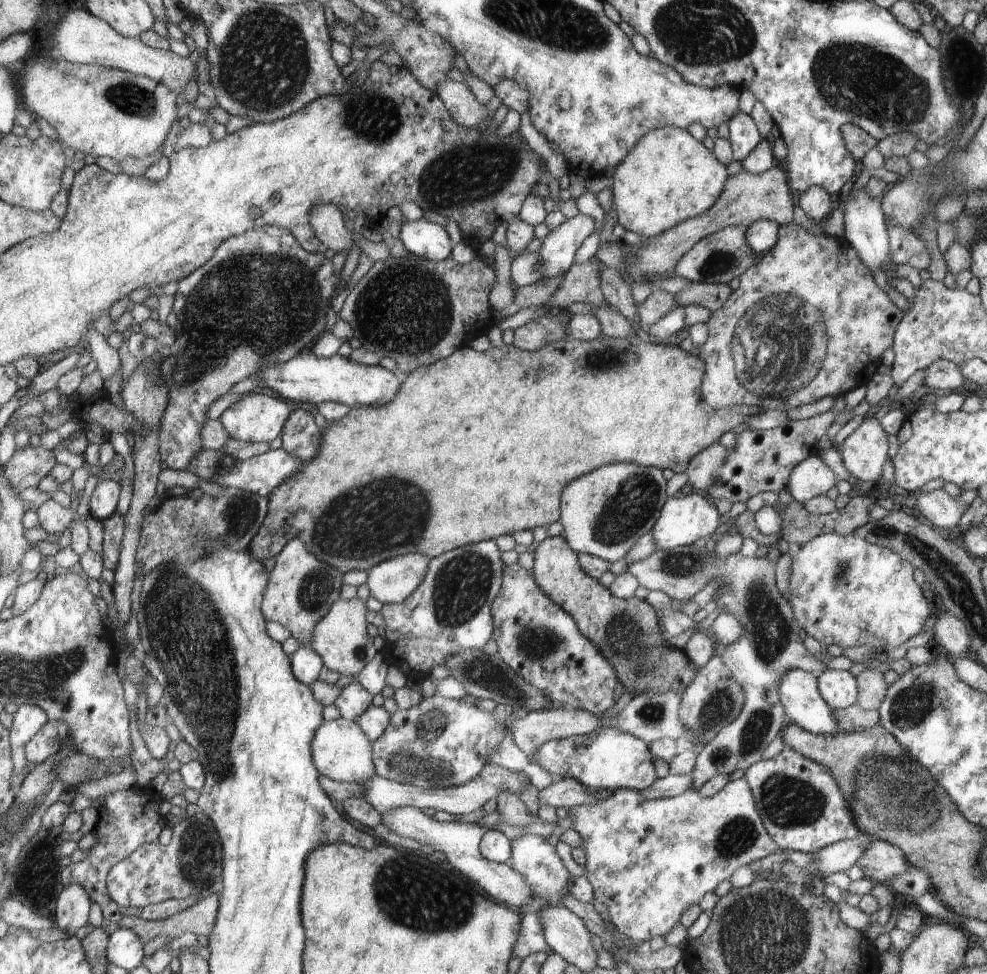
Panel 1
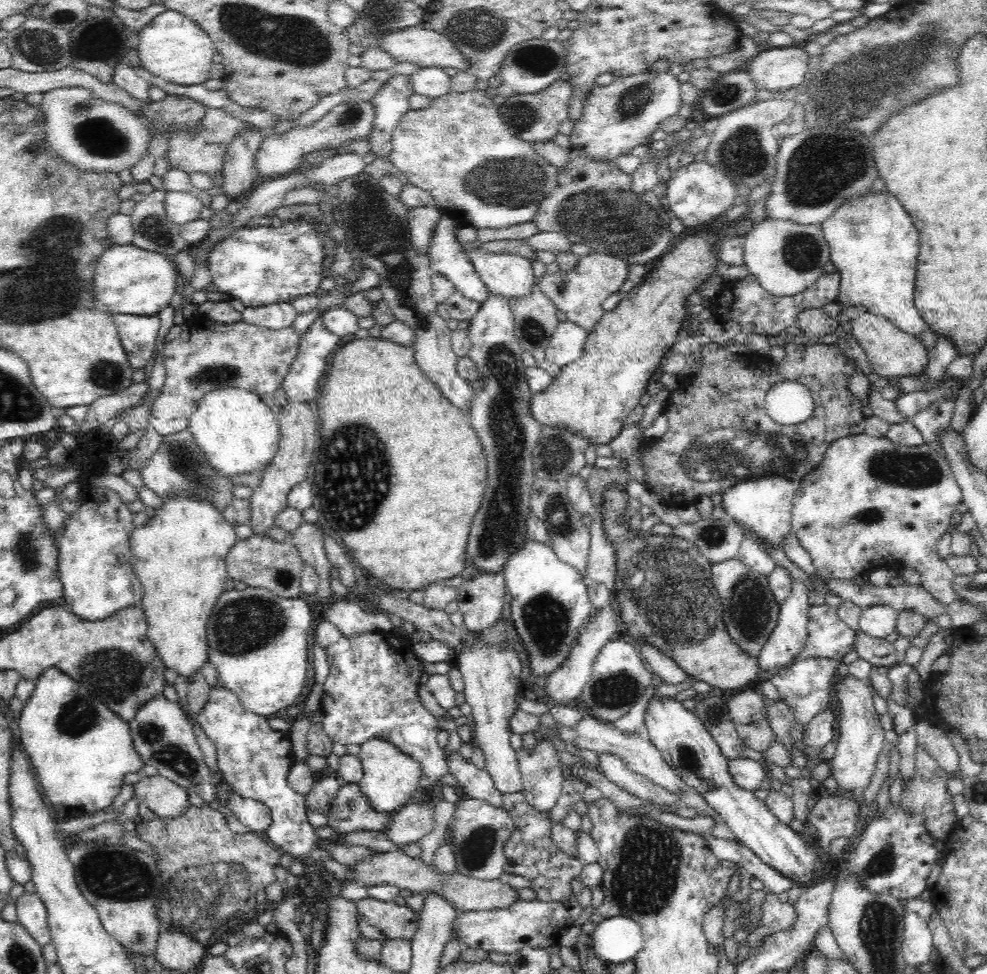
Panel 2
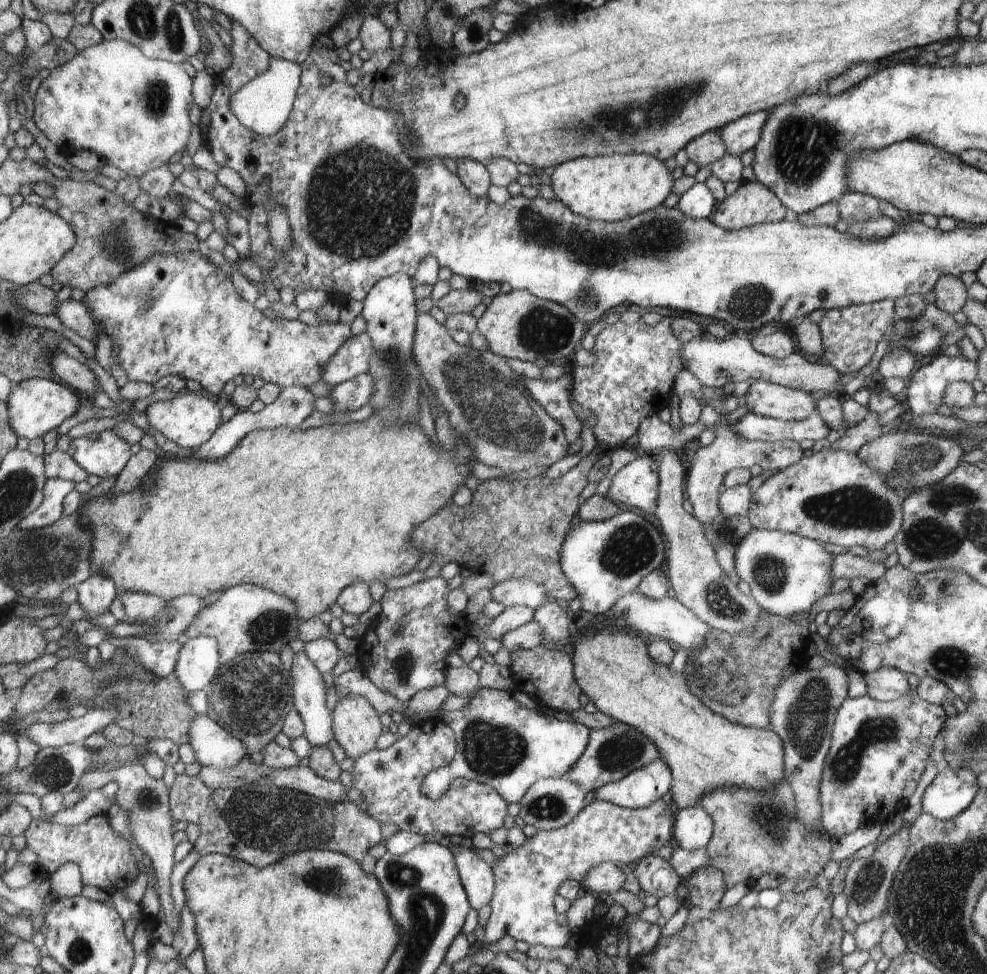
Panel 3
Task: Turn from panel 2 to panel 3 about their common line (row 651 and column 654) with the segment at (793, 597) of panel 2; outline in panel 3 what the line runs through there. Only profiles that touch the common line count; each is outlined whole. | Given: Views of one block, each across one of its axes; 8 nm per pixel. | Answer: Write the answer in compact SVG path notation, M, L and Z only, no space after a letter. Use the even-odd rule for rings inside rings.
M658 759L616 782L601 786L595 792L595 800L626 808L646 808L658 798L668 799L671 786L672 772L662 759Z

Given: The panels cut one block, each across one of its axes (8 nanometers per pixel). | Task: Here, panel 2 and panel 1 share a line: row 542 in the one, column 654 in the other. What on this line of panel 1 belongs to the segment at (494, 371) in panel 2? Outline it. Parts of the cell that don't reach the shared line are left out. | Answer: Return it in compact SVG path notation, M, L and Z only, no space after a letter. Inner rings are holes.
M632 462L598 467L565 486L559 516L564 527L562 536L579 555L584 553L612 563L624 558L652 530L666 501L662 469Z

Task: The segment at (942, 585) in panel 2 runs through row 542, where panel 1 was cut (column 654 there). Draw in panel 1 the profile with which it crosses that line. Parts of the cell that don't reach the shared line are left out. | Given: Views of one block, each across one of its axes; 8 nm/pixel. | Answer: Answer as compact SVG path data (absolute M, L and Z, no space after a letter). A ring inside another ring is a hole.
M744 777L726 783L720 792L708 798L701 797L699 791L686 791L675 797L650 801L635 790L618 789L600 802L573 806L568 812L567 816L574 822L573 829L583 836L582 848L587 856L585 877L593 886L595 899L608 908L612 925L625 937L641 943L664 937L678 924L688 906L698 903L704 894L714 892L716 886L729 880L740 866L775 852L783 852L787 860L800 868L809 868L815 859L812 853L784 850L773 841Z

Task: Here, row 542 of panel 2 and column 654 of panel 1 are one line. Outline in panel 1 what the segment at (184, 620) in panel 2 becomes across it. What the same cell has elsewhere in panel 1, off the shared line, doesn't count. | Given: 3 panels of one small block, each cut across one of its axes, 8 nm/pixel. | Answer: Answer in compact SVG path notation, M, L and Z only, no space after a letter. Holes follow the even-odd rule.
M664 127L645 134L610 178L616 222L648 238L712 208L726 180L726 168L686 130Z

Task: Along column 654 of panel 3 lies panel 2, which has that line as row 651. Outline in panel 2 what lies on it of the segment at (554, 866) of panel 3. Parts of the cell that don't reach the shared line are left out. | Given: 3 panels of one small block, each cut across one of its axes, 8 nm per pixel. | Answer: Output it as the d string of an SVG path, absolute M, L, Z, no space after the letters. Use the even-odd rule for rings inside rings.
M827 603L810 605L808 613L809 635L796 661L814 657L840 661L855 650L856 630L837 617L837 607Z

